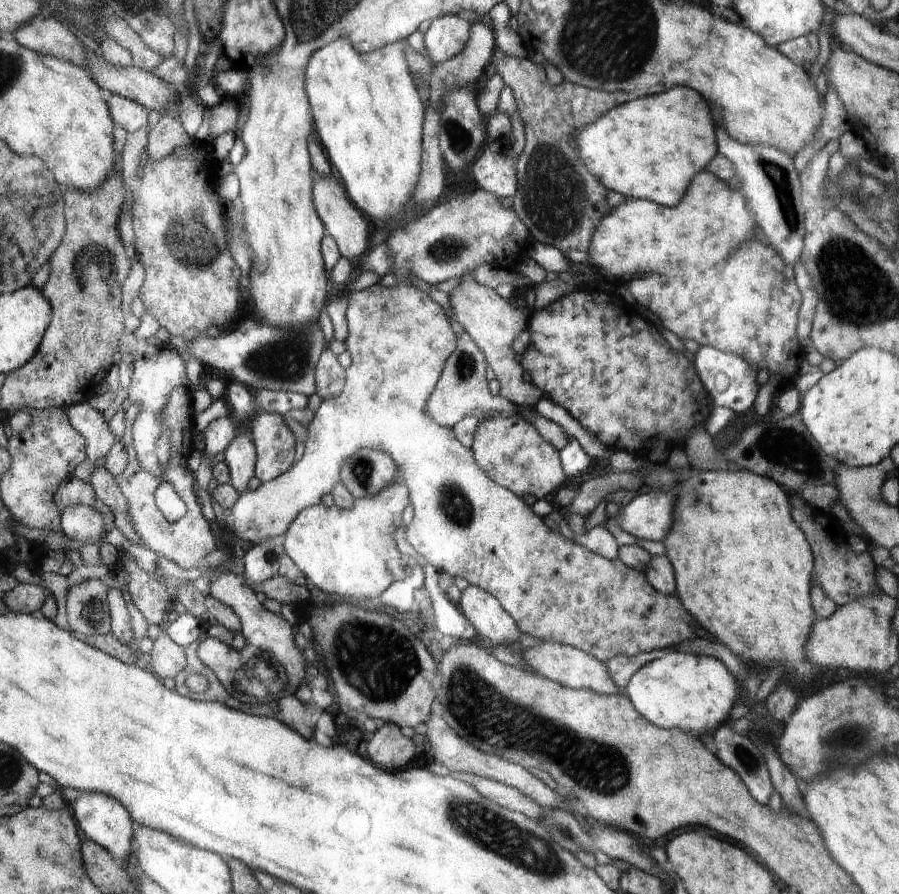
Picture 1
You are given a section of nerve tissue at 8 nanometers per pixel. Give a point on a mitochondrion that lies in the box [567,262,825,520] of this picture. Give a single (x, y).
(805, 460)

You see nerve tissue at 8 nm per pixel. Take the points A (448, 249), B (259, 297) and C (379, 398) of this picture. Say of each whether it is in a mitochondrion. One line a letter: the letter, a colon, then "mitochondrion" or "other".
A: mitochondrion
B: other
C: other

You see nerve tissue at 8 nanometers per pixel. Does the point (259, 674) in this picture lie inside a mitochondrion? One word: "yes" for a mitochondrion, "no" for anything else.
yes

